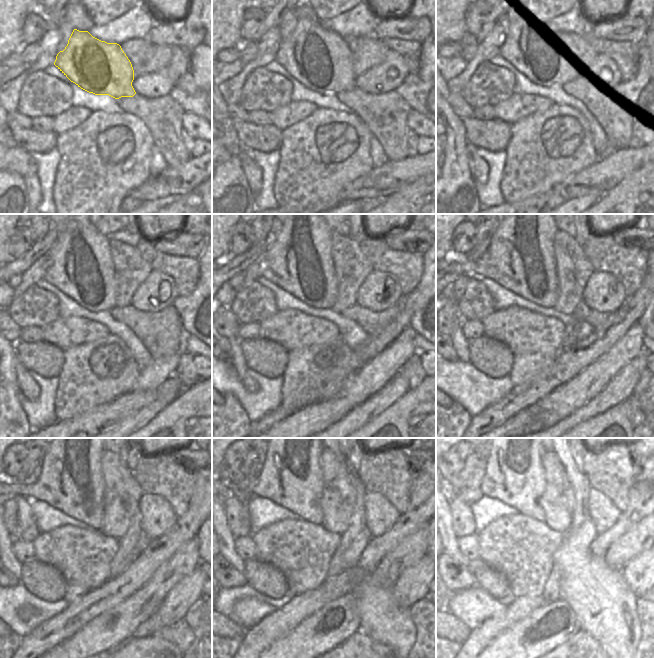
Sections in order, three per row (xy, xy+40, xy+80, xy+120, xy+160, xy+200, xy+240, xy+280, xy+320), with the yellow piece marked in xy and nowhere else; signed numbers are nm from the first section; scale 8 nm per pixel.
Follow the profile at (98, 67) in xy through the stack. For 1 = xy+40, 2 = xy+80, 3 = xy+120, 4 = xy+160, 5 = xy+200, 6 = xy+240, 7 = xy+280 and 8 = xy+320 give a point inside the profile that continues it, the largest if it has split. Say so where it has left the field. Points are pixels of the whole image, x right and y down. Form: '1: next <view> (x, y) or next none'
1: next xy+40 (318, 58)
2: next xy+80 (535, 46)
3: next xy+120 (81, 266)
4: next xy+160 (299, 260)
5: next xy+200 (520, 257)
6: next xy+240 (71, 481)
7: next xy+280 (291, 477)
8: next xy+320 (514, 474)

